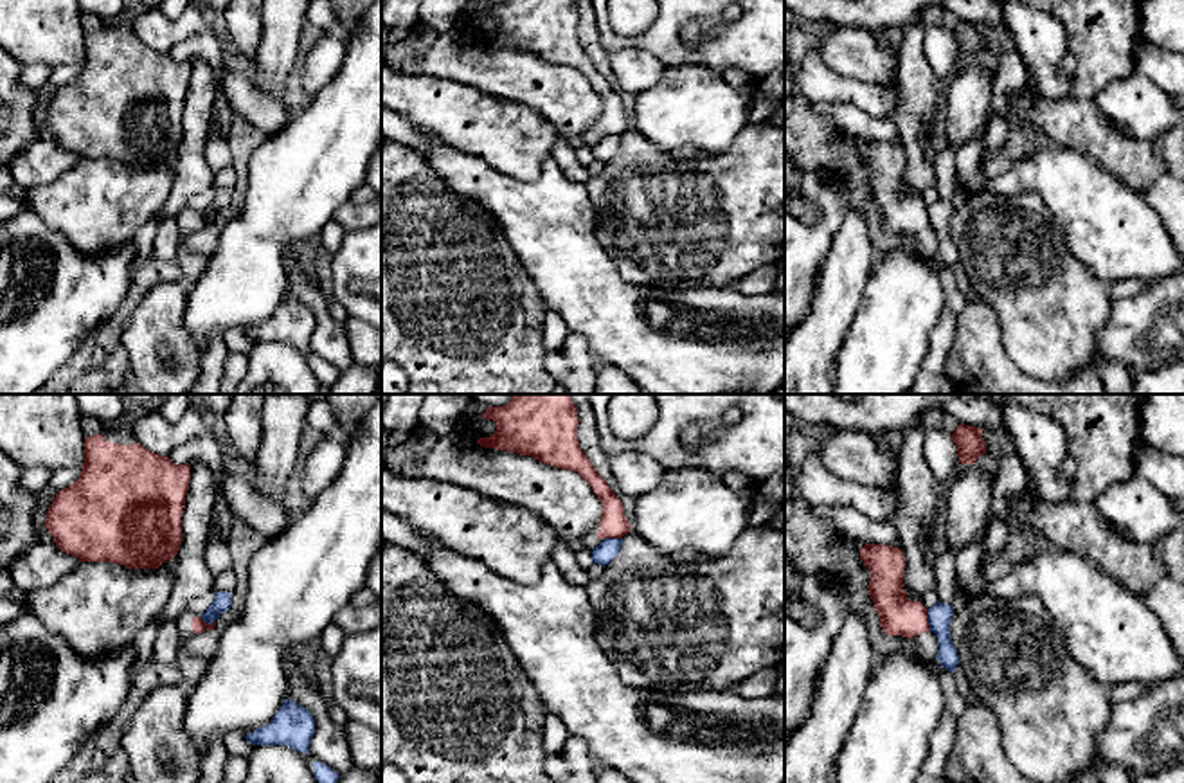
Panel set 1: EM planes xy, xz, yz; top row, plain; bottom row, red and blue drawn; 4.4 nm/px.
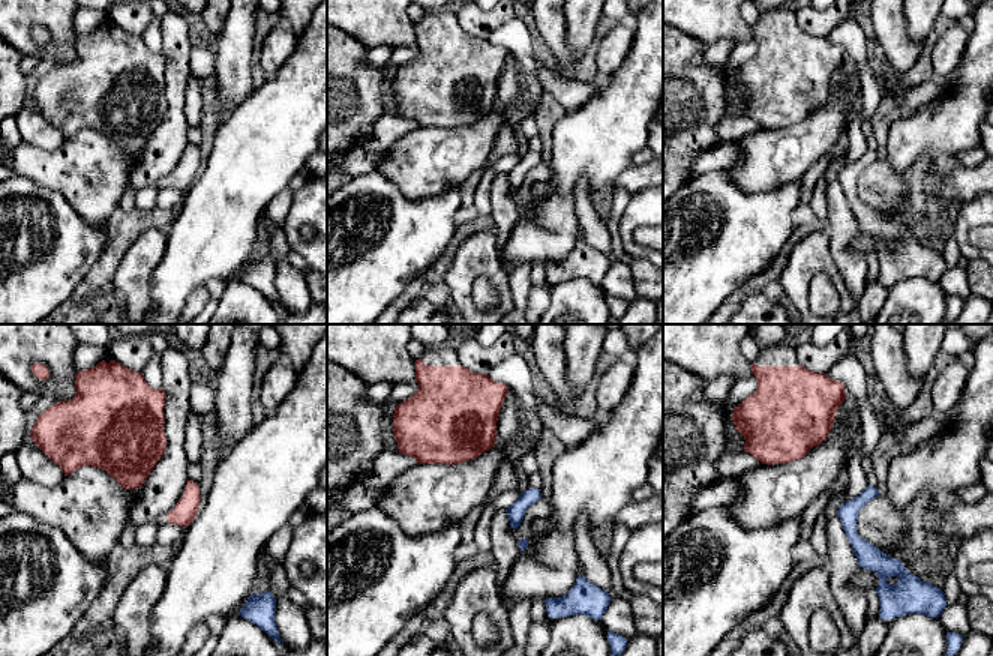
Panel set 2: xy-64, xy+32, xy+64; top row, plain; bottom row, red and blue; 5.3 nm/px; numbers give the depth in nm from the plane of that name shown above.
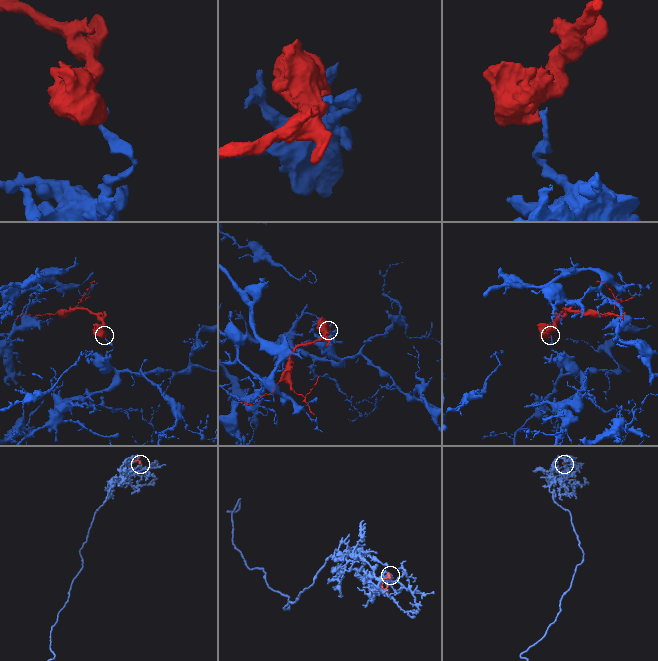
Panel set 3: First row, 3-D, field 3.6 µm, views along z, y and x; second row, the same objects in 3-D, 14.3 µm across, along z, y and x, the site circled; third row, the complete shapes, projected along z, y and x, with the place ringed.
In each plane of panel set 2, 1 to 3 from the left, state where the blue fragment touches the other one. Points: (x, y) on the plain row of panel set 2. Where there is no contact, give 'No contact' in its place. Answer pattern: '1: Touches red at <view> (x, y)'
1: No contact
2: No contact
3: No contact

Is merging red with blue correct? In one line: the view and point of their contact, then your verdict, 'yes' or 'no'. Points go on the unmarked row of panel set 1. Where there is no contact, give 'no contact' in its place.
xz (612, 134) | no

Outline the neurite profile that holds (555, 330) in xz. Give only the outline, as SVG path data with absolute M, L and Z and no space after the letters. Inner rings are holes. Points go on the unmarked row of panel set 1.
M545 311L545 319L543 319L543 344L547 351L554 351L558 349L563 340L569 335L569 328L565 324L565 320L554 313L554 311Z

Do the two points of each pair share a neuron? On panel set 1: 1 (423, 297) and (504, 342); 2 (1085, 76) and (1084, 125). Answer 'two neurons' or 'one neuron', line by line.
1: one neuron
2: two neurons

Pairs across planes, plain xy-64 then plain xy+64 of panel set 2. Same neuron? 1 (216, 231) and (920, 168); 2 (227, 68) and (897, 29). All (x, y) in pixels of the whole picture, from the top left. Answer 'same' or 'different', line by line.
1: different
2: different

